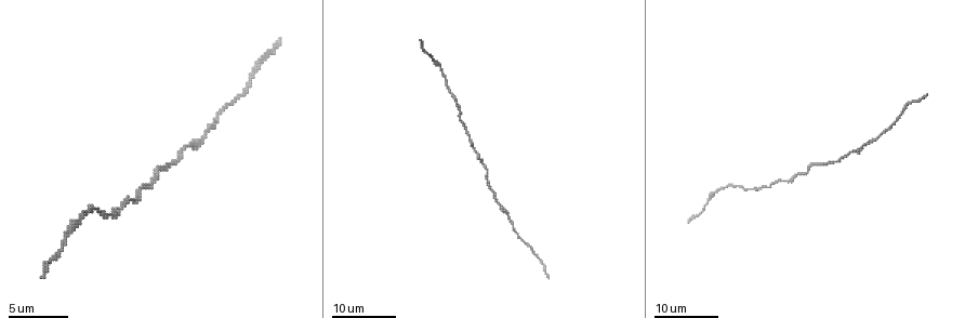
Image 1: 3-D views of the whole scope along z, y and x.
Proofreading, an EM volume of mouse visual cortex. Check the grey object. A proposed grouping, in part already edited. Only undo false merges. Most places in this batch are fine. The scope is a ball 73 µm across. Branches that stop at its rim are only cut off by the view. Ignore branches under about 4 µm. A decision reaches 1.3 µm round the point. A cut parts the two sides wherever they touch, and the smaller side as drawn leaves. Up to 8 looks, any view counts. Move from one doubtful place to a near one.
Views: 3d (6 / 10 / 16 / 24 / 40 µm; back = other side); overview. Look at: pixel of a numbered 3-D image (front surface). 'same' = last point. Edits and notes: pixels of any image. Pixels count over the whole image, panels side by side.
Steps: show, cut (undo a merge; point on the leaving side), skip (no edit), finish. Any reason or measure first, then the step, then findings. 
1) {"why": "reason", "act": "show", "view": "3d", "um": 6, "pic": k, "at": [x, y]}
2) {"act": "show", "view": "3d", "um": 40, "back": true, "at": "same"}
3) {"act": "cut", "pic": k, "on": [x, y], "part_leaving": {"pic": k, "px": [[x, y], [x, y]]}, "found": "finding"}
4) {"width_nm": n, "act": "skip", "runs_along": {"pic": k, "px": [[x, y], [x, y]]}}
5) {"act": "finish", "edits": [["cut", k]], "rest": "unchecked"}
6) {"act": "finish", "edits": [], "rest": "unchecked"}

{"act": "show", "view": "3d", "um": 16, "pic": 1, "at": [480, 159]}

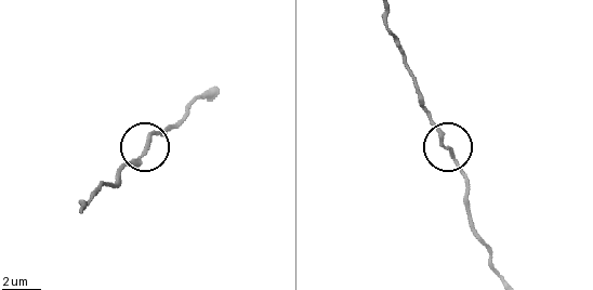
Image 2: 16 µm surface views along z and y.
{"why": "zoom in", "act": "show", "view": "3d", "um": 10, "pic": 2, "at": [144, 151]}

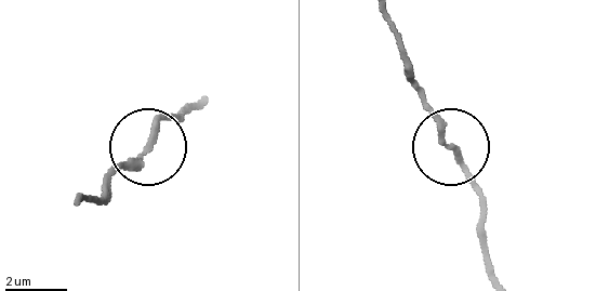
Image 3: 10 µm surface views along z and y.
{"why": "from behind", "act": "show", "view": "3d", "um": 10, "back": true, "pic": 3, "at": [453, 148]}

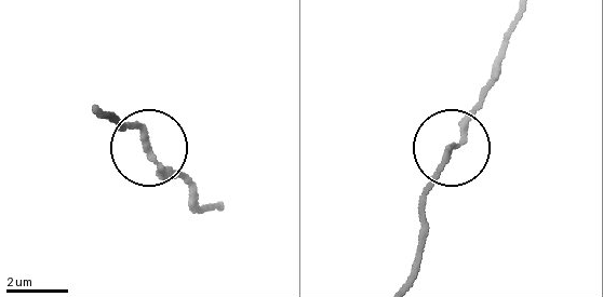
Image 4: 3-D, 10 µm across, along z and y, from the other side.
{"width_nm": 190, "act": "skip", "runs_along": {"pic": 4, "px": [[149, 146], [157, 169], [193, 189]]}, "found": "all the same neuron"}

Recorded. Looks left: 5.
{"why": "thin neck", "act": "show", "view": "3d", "um": 24, "pic": 1, "at": [784, 181]}

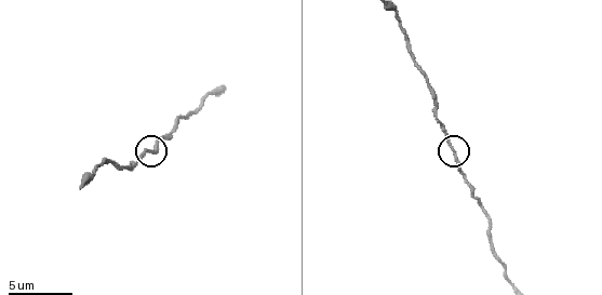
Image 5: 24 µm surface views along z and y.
{"why": "zoom in", "act": "show", "view": "3d", "um": 6, "pic": 5, "at": [452, 150]}

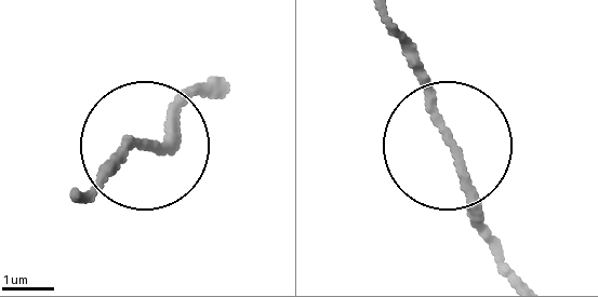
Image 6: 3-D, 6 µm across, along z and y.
{"width_nm": 150, "act": "skip", "found": "one neuron here"}

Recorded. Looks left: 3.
{"why": "a narrow waist", "act": "show", "view": "3d", "um": 16, "pic": 5, "at": [124, 166]}

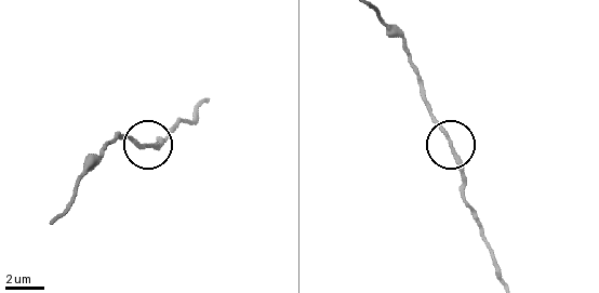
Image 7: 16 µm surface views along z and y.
{"act": "skip", "runs_along": {"pic": 7, "px": [[500, 275], [480, 222], [464, 202], [450, 135], [421, 97]]}, "found": "one neuron here"}

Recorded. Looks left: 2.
{"why": "thick turns thin", "act": "show", "view": "3d", "um": 10, "pic": 5, "at": [81, 188]}

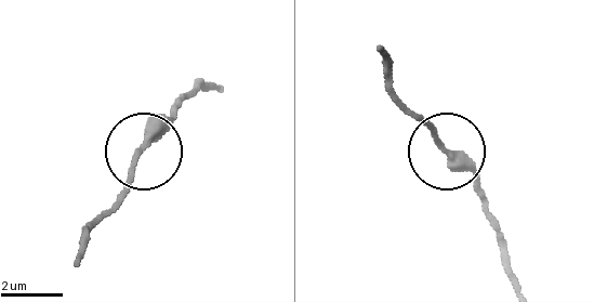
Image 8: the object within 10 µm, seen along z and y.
{"width_nm": 230, "act": "skip", "found": "one neuron here"}

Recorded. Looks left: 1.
{"act": "finish", "edits": [], "rest": "unchecked"}

